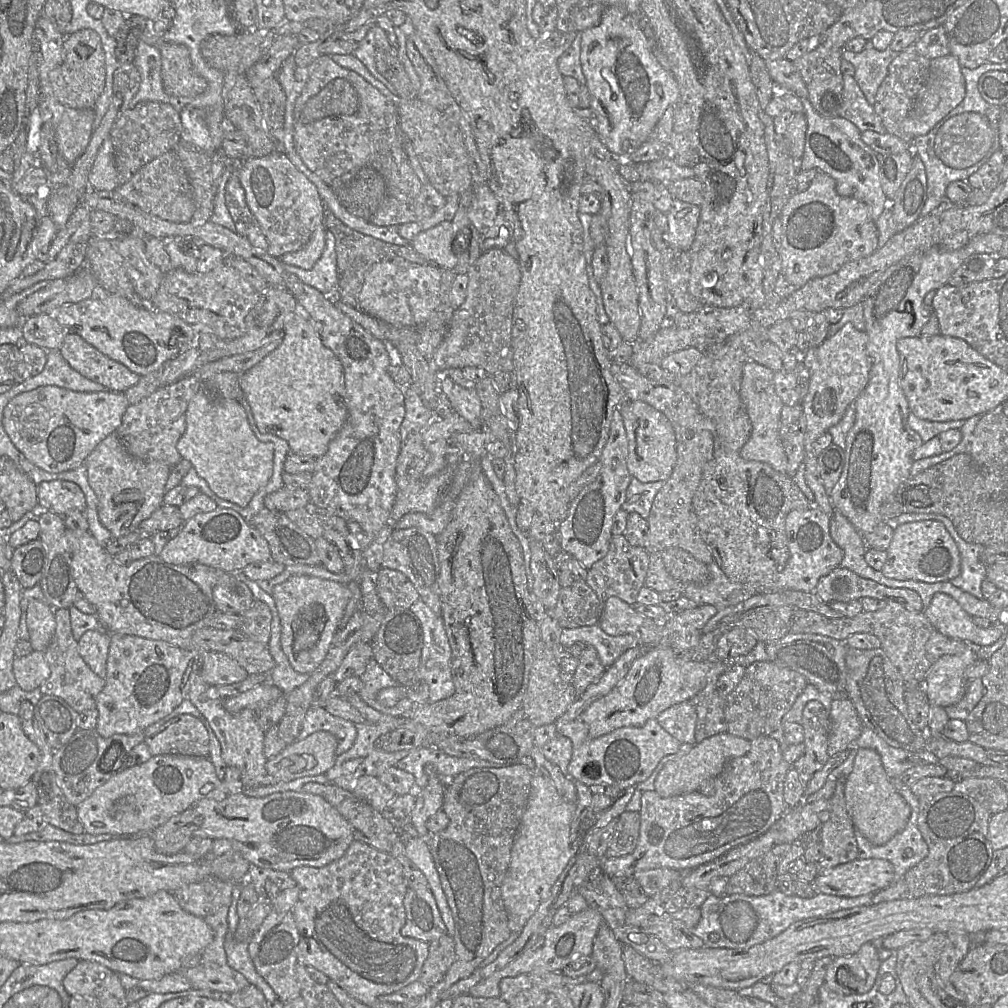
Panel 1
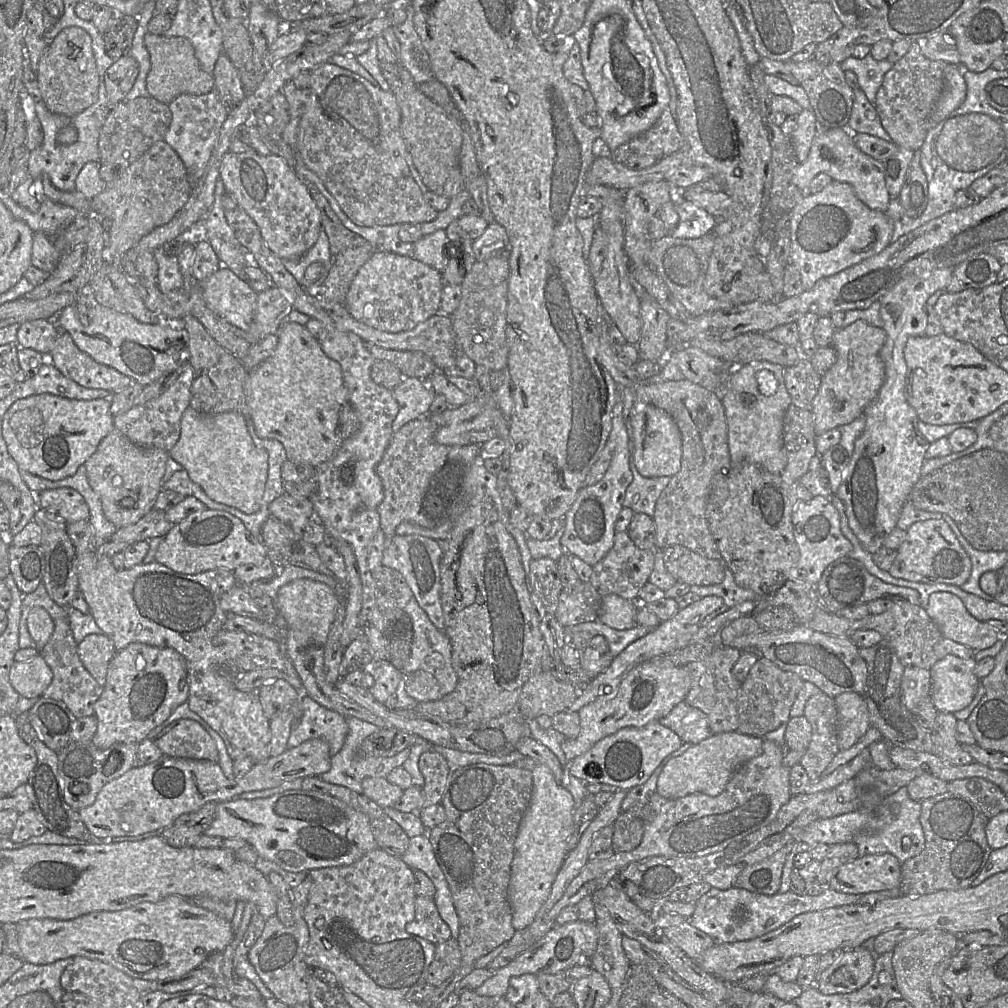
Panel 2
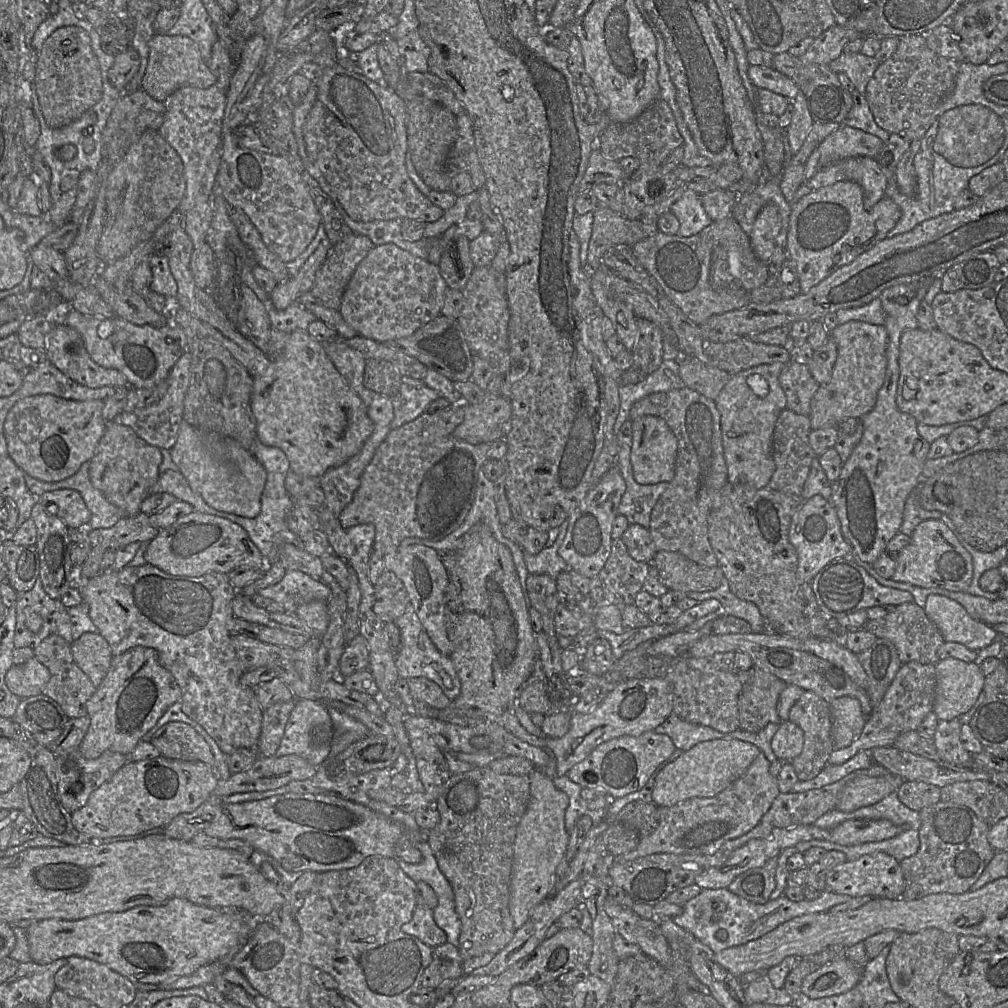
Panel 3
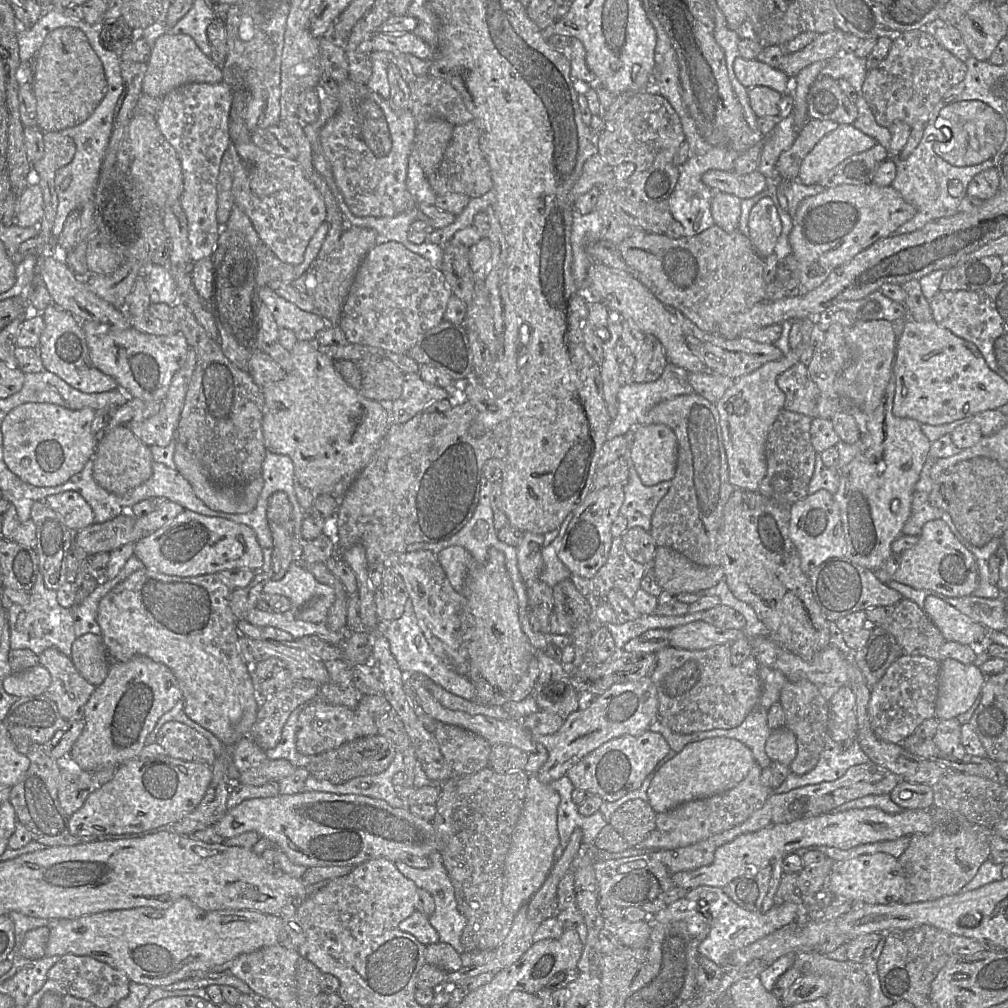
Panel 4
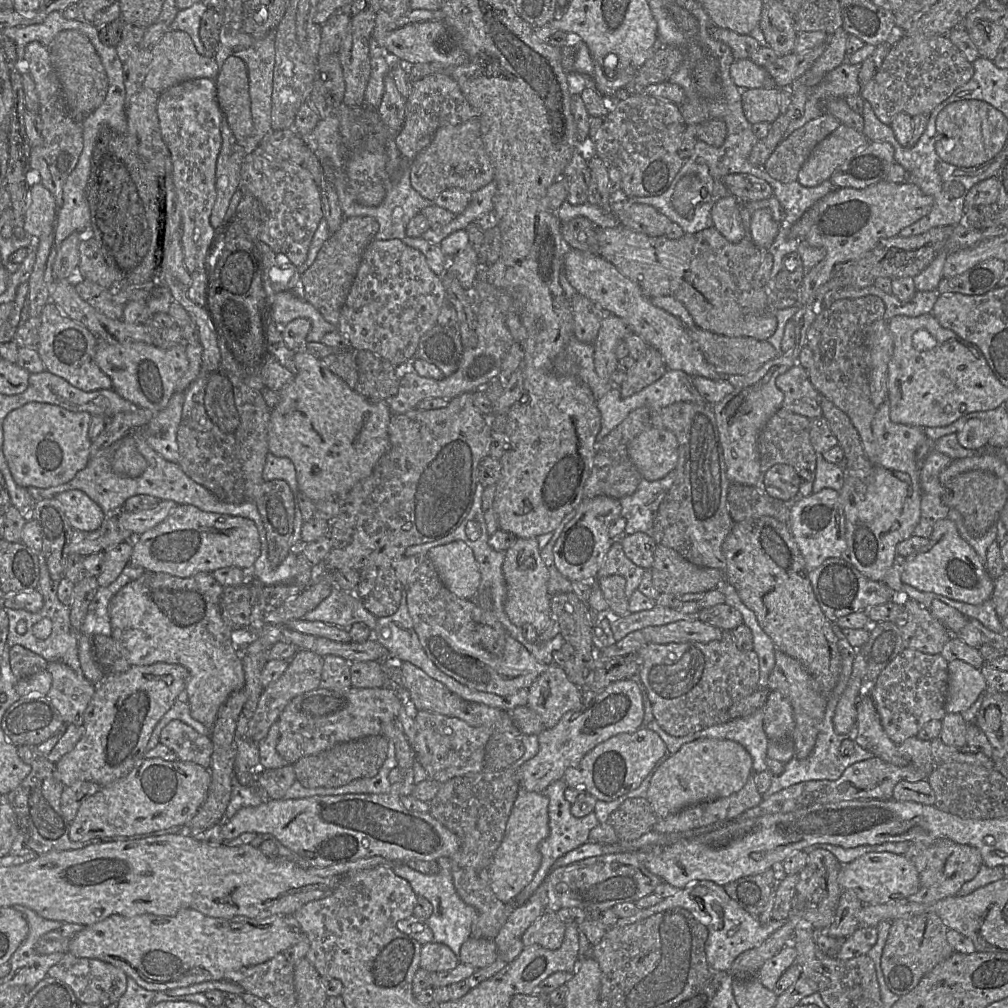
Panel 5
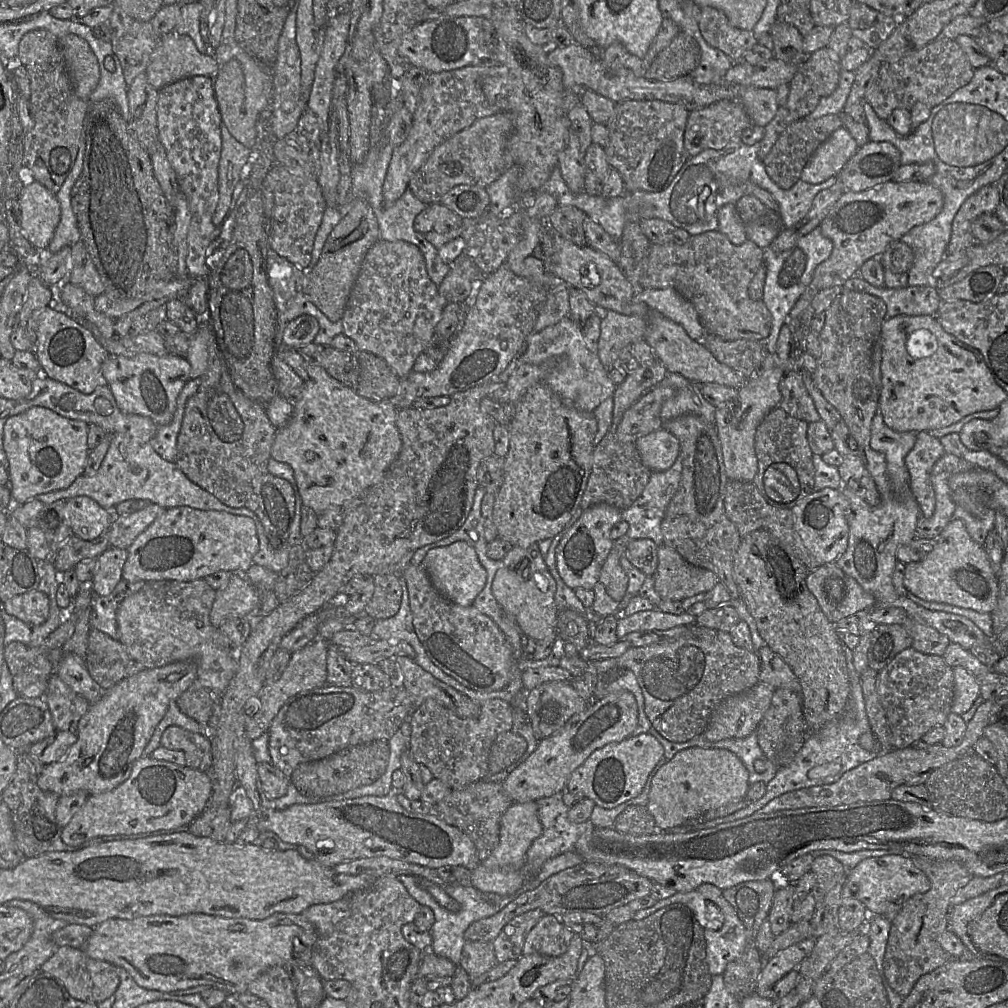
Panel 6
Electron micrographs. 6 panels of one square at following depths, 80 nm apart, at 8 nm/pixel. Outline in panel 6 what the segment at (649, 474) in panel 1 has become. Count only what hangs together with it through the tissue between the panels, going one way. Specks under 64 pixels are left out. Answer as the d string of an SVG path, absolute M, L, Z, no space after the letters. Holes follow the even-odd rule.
M663 427L638 438L634 443L643 465L652 472L668 470L680 453L677 437Z

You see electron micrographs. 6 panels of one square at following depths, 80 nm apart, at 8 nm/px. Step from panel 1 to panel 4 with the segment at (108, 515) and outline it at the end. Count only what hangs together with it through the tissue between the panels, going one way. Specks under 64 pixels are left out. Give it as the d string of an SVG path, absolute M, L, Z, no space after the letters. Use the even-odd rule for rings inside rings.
M124 425L103 432L92 457L94 480L107 491L124 495L148 480L152 474L153 456L150 447L140 441Z

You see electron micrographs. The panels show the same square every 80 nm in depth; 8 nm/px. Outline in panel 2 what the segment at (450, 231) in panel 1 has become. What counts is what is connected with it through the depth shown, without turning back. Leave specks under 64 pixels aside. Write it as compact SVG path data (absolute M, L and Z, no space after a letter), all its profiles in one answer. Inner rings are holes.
M439 229L430 235L422 236L414 243L413 257L442 272L448 264L448 258L444 251L447 242L445 229Z

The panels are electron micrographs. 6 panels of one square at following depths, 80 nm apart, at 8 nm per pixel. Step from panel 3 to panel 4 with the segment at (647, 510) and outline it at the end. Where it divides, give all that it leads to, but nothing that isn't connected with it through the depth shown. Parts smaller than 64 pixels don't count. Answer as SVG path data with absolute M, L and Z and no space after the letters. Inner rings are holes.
M628 458L627 462L629 478L623 487L624 500L619 513L627 520L627 529L641 527L649 532L653 513L667 493L671 481L645 486L633 467L631 459Z

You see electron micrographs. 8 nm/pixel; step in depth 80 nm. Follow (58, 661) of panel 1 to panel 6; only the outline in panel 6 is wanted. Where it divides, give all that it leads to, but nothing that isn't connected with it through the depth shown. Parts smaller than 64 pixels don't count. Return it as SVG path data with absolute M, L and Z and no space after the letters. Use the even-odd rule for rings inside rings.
M56 673L49 677L44 699L56 731L76 732L81 717L90 707L88 701L76 694Z

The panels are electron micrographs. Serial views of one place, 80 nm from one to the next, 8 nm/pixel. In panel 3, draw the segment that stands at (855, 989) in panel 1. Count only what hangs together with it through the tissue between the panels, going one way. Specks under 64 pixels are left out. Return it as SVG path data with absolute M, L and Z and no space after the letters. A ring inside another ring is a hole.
M837 957L808 974L800 992L811 999L846 993L860 980L862 967L845 957Z

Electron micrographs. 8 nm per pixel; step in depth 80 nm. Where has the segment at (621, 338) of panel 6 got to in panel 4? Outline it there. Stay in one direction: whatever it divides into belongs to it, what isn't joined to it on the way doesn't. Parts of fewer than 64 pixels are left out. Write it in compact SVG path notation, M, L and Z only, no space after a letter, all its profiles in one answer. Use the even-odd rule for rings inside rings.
M612 316L608 323L611 337L603 341L602 361L599 365L599 377L602 384L602 397L607 413L613 418L617 413L617 391L621 384L618 360L616 360L614 347L620 339L621 325L619 319Z

